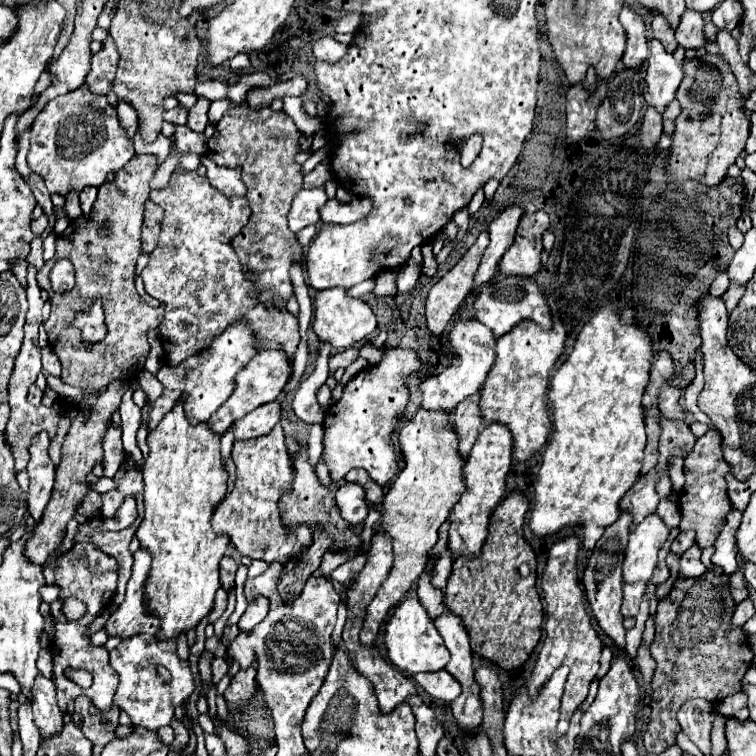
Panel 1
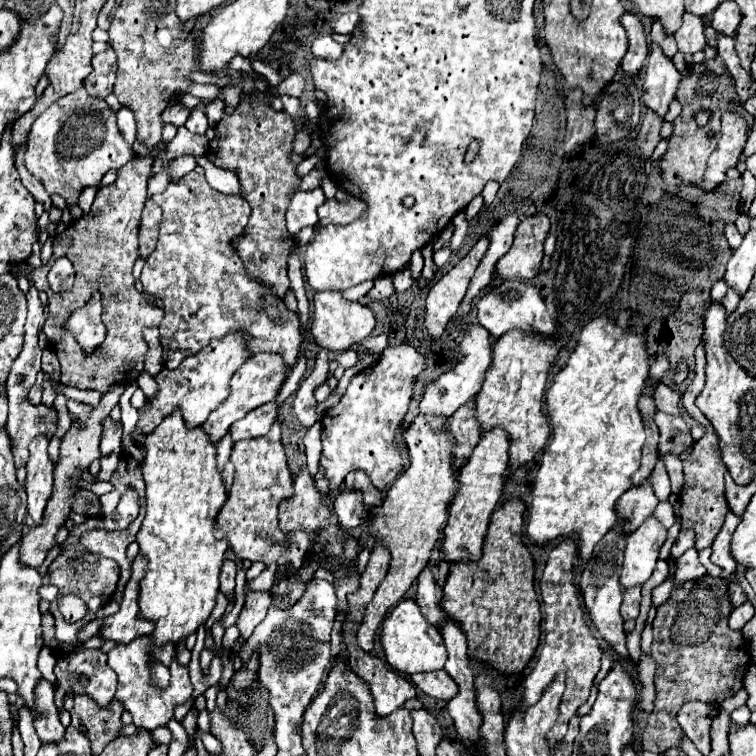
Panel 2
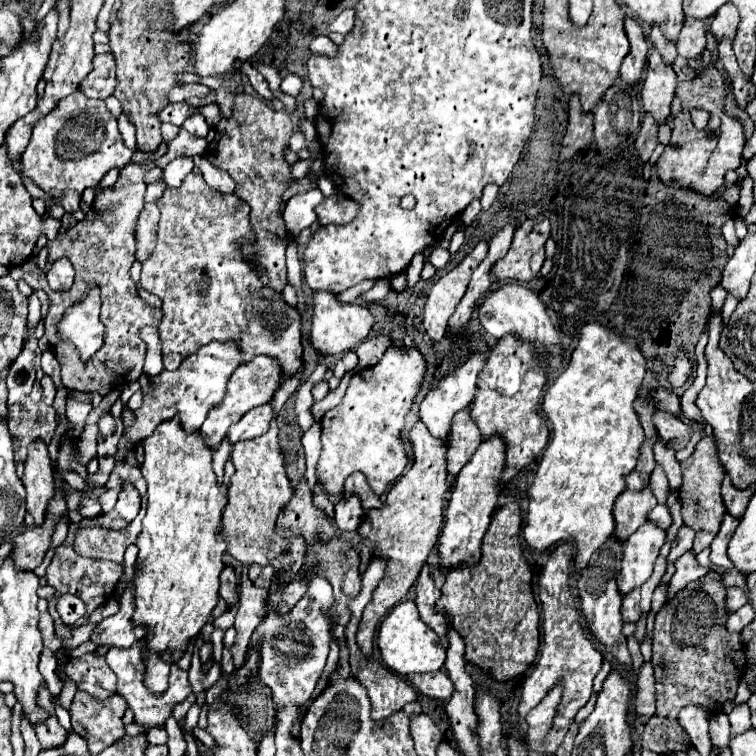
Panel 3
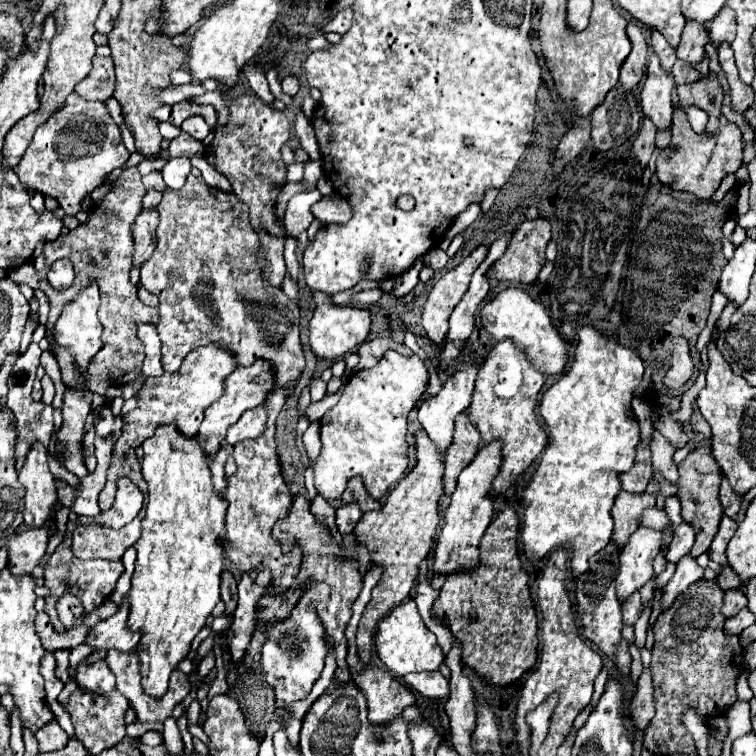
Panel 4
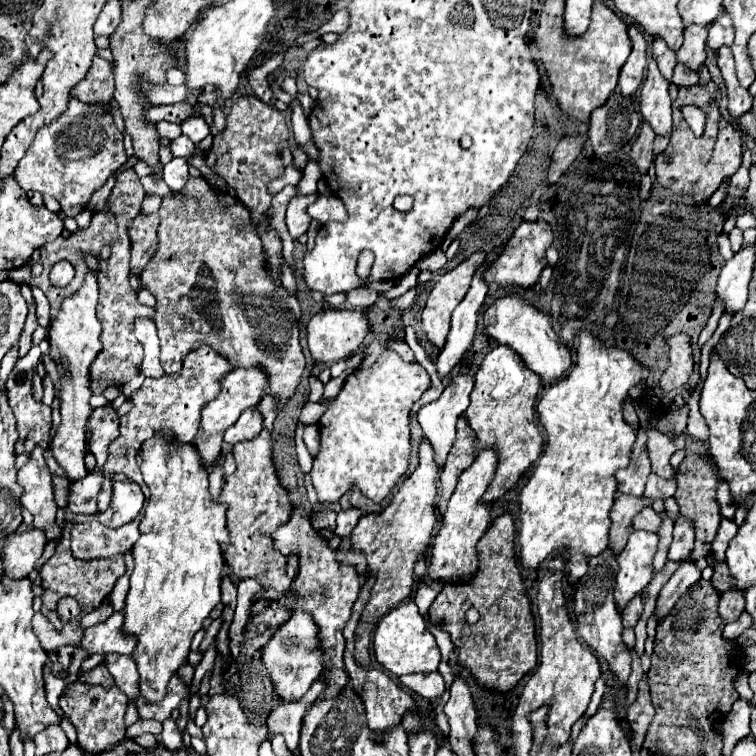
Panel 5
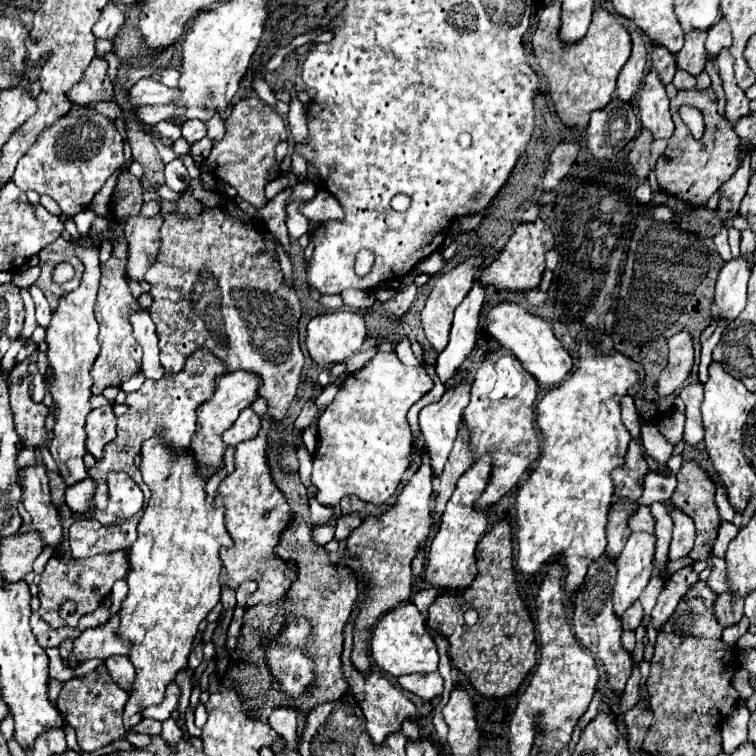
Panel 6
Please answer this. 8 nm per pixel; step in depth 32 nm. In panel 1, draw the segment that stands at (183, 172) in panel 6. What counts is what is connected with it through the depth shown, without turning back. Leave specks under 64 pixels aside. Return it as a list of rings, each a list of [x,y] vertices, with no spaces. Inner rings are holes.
[[[188,152],[188,154],[184,154],[182,158],[180,158],[180,168],[184,168],[184,170],[196,170],[198,166],[200,166],[200,154],[194,154],[194,152]]]

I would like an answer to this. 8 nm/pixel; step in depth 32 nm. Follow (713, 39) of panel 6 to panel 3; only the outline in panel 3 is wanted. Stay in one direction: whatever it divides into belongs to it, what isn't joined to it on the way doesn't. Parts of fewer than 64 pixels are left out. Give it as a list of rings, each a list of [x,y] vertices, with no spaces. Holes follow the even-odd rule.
[[[722,4],[720,12],[716,12],[716,16],[710,22],[710,30],[714,32],[714,36],[720,38],[734,38],[736,36],[736,28],[738,28],[740,16],[736,12],[736,8],[732,8],[732,4]]]

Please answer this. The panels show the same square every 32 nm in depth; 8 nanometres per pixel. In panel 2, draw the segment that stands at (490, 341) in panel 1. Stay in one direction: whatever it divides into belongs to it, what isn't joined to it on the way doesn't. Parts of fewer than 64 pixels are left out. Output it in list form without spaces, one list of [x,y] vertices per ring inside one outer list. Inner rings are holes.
[[[464,324],[460,330],[456,330],[454,342],[460,348],[460,362],[454,364],[454,368],[446,370],[436,380],[428,382],[424,388],[424,400],[420,402],[420,412],[426,414],[428,424],[432,430],[444,430],[446,418],[450,418],[458,406],[468,402],[476,392],[480,392],[480,380],[484,380],[484,372],[488,370],[488,364],[492,362],[492,336],[488,330],[484,330],[482,324]]]

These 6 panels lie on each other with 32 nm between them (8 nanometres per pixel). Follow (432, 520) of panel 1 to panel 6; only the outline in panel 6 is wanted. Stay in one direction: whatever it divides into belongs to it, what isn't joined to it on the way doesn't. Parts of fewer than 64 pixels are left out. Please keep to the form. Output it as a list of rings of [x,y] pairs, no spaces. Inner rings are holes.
[[[422,450],[422,466],[416,470],[416,474],[410,478],[410,482],[402,488],[402,492],[396,496],[394,506],[390,506],[380,518],[366,516],[362,524],[352,532],[348,538],[348,554],[354,554],[362,560],[362,568],[358,578],[362,578],[368,588],[368,598],[356,618],[354,626],[354,652],[352,662],[358,670],[368,672],[370,670],[370,658],[368,658],[368,640],[372,634],[372,628],[378,624],[380,616],[396,608],[400,602],[410,598],[412,592],[412,560],[420,552],[420,544],[428,540],[428,534],[432,530],[434,518],[432,518],[432,502],[434,502],[434,482],[436,474],[432,474],[432,464],[428,450]]]

